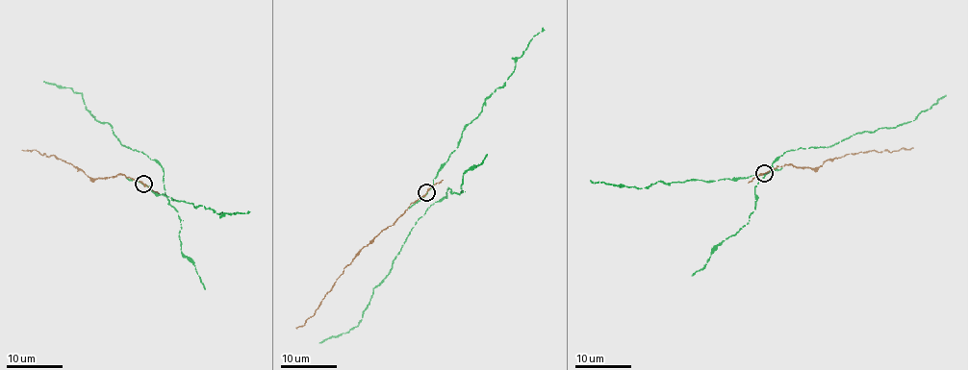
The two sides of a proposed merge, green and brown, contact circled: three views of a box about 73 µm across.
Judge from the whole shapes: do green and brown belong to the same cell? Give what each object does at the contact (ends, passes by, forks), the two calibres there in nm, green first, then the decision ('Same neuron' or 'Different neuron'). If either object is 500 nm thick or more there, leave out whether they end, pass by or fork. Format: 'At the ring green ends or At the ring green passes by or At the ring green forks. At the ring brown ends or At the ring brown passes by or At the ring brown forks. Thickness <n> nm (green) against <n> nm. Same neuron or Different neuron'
At the ring green passes by. At the ring brown passes by. Thickness 170 nm (green) against 240 nm. Same neuron

